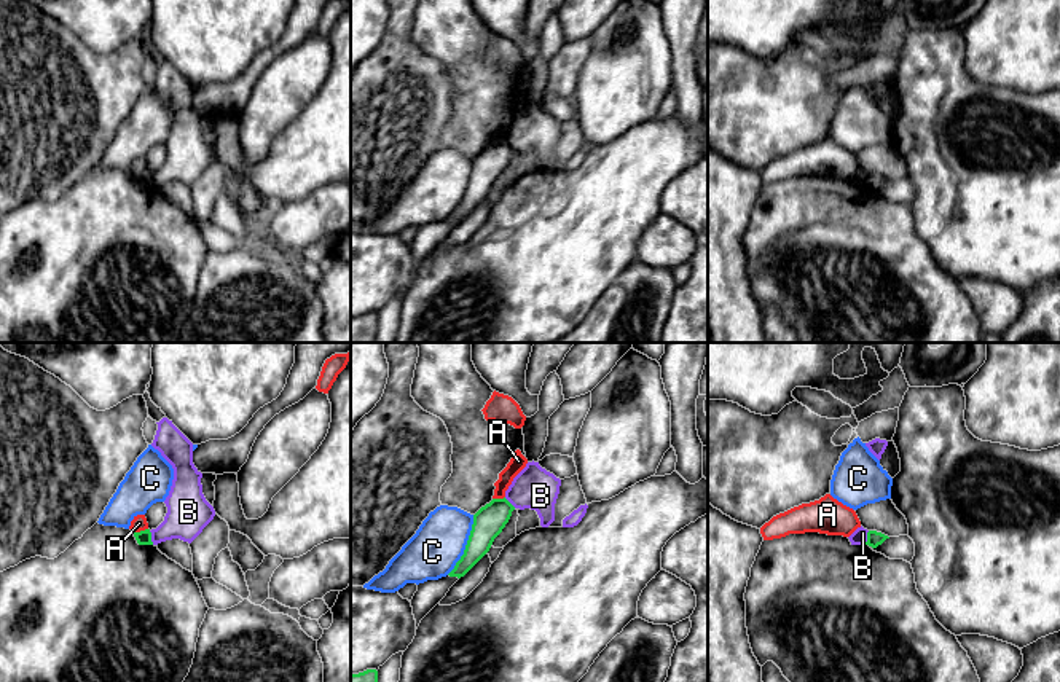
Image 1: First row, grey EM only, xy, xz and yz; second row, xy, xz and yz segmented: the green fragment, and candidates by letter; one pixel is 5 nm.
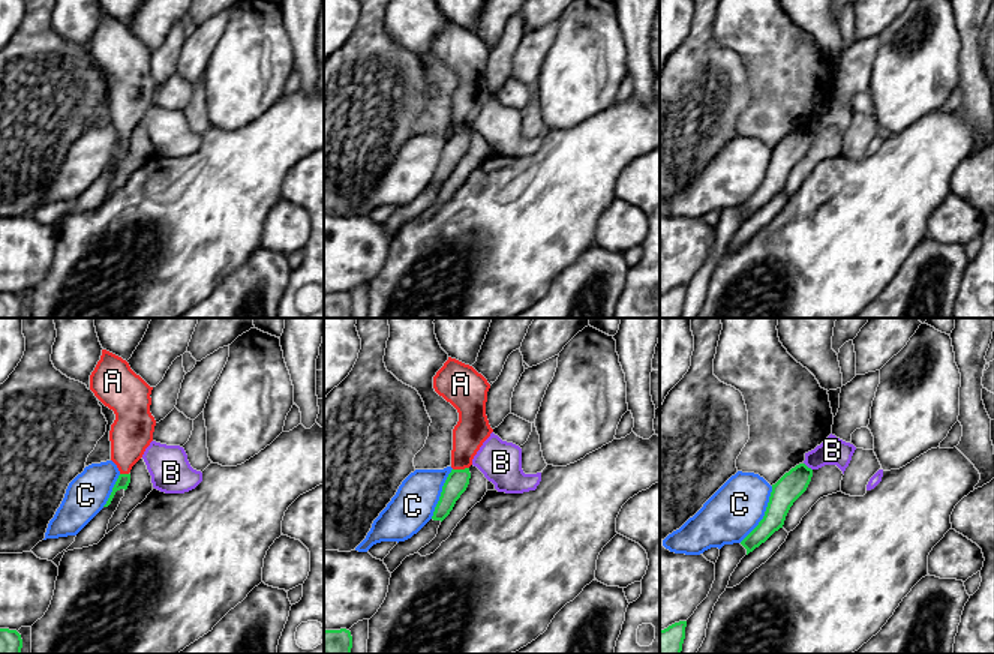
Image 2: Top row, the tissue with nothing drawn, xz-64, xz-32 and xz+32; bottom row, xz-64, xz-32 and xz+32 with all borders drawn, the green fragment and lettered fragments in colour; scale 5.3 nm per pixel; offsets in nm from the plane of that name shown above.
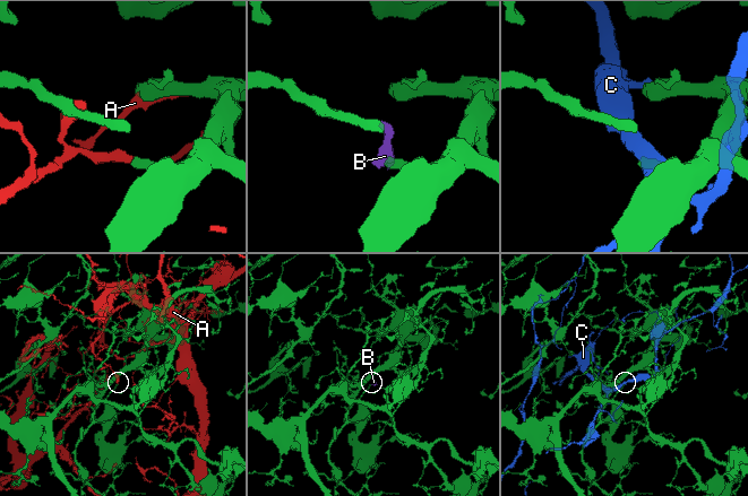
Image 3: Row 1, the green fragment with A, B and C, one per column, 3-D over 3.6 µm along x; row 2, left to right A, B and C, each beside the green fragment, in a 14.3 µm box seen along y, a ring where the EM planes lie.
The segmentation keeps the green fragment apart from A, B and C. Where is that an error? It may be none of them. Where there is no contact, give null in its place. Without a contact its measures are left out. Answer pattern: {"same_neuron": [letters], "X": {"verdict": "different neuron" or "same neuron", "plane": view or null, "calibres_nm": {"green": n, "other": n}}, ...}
{"same_neuron": [], "A": {"verdict": "different neuron", "plane": "xy", "calibres_nm": {"green": 80, "other": 80}}, "B": {"verdict": "different neuron", "plane": "xy", "calibres_nm": {"green": 80, "other": 220}}, "C": {"verdict": "different neuron", "plane": "xz", "calibres_nm": {"green": 160, "other": 260}}}

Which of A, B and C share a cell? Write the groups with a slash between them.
A / B / C

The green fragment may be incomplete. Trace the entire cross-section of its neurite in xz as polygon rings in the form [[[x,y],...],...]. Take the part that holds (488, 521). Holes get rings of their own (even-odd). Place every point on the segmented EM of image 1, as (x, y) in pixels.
[[[493,499],[473,515],[472,531],[464,555],[450,577],[464,577],[491,548],[494,539],[508,523],[515,507],[504,499]]]

